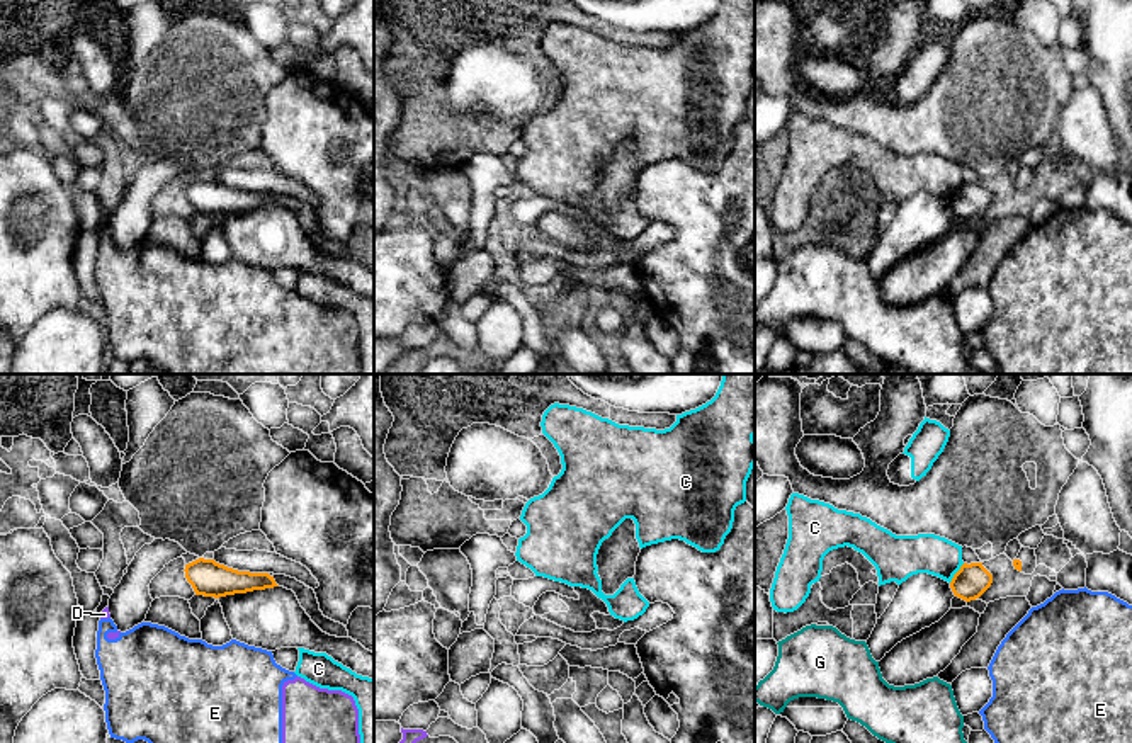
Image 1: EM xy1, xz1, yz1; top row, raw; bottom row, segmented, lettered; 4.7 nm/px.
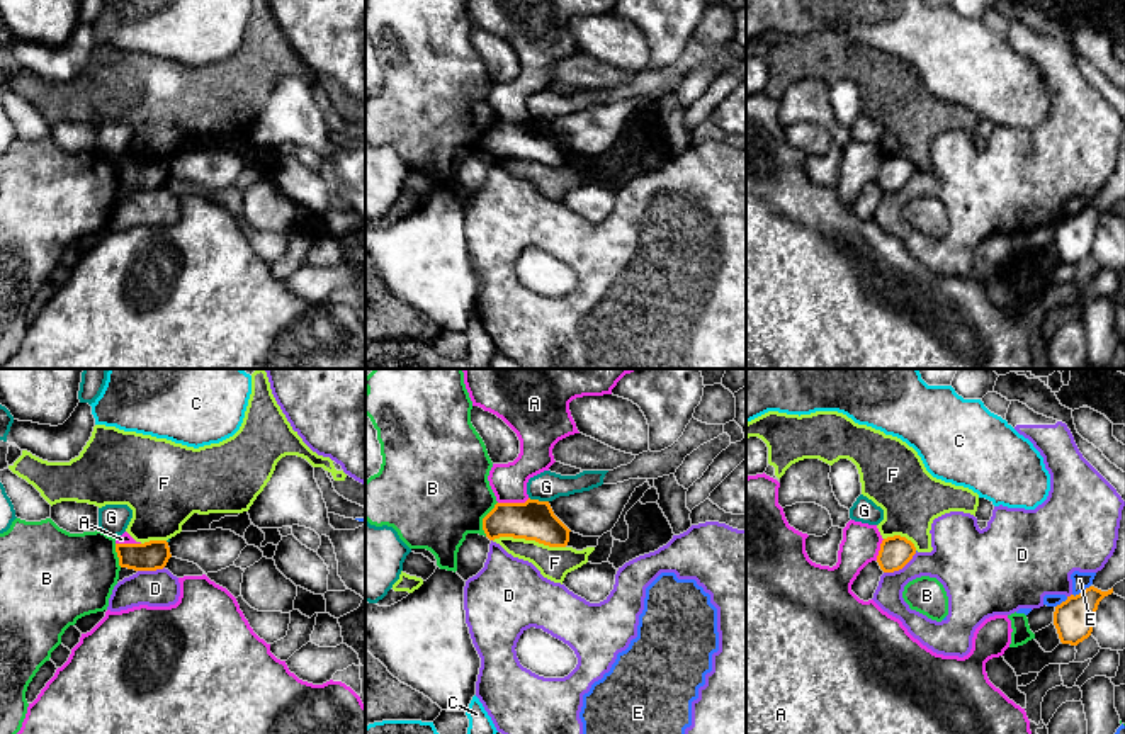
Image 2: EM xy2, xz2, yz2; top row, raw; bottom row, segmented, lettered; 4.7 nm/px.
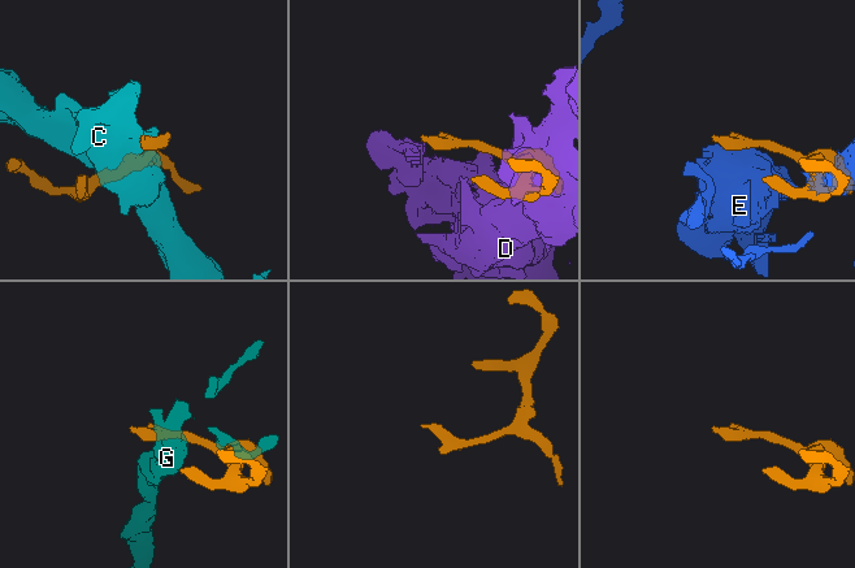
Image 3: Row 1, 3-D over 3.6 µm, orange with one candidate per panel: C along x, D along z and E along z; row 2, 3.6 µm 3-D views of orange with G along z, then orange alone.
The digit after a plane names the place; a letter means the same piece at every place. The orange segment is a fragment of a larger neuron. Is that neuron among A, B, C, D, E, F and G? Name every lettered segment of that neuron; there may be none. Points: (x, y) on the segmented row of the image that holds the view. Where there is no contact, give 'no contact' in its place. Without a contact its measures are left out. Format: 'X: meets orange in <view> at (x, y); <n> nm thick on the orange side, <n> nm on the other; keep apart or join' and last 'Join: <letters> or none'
A: meets orange in xz2 at (514, 503); 190 nm thick on the orange side, 180 nm on the other; keep apart
B: meets orange in xz2 at (483, 519); 190 nm thick on the orange side, 480 nm on the other; keep apart
C: meets orange in yz1 at (956, 573); 160 nm thick on the orange side, 190 nm on the other; keep apart
D: meets orange in yz2 at (899, 568); 150 nm thick on the orange side, 220 nm on the other; keep apart
E: meets orange in yz2 at (1083, 592); 190 nm thick on the orange side, 80 nm on the other; keep apart
F: meets orange in xz2 at (529, 539); 190 nm thick on the orange side, 160 nm on the other; keep apart
G: meets orange in xz2 at (539, 502); 190 nm thick on the orange side, 140 nm on the other; keep apart
Join: none

